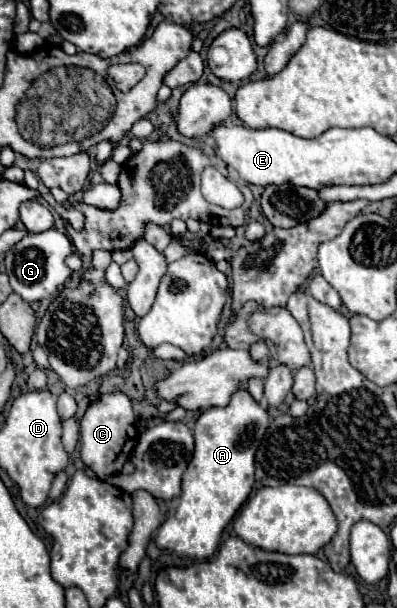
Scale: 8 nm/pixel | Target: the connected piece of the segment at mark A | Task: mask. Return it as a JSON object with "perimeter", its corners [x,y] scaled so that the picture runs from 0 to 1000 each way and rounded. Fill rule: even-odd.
{"perimeter":[[[615,640],[594,643],[584,650],[584,660],[569,669],[534,669],[499,686],[494,706],[489,706],[494,738],[458,785],[458,814],[448,827],[433,837],[423,837],[423,847],[408,867],[393,870],[393,887],[388,887],[393,900],[423,903],[453,913],[458,919],[479,919],[479,923],[509,923],[539,913],[564,867],[579,860],[579,854],[594,847],[594,840],[610,834],[610,827],[625,821],[640,801],[640,745],[675,699],[680,699],[675,676],[655,669]]]}

